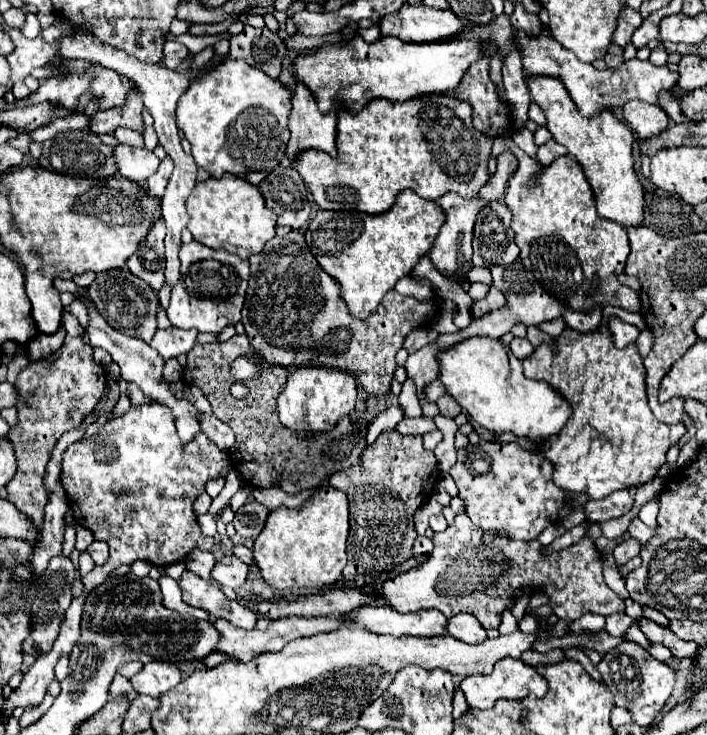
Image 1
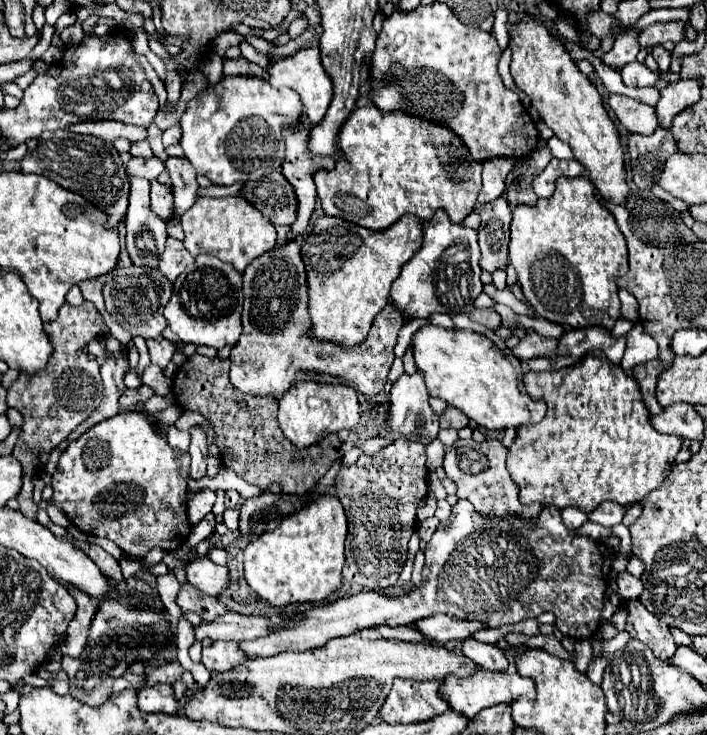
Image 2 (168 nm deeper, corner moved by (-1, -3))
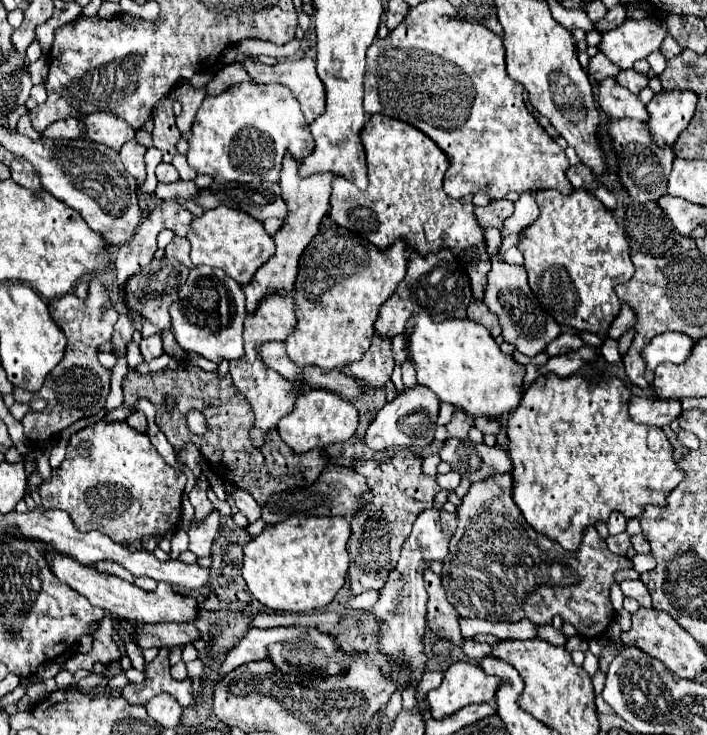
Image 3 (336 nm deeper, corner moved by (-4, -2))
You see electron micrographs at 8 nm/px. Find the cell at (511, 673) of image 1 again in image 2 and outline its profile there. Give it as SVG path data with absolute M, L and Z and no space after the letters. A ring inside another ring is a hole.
M481 670L477 674L473 674L473 678L445 678L441 694L445 694L445 700L449 702L449 706L461 714L465 714L467 718L475 718L481 710L495 706L495 704L511 704L515 702L519 696L529 696L535 698L537 690L535 690L535 682L531 678L523 678L517 672L489 672L489 670Z

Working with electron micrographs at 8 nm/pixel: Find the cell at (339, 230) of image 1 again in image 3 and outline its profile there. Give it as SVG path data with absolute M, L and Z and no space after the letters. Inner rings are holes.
M330 227L320 231L312 245L300 257L300 269L294 285L296 329L286 337L286 353L298 367L318 365L320 369L348 367L360 361L374 337L372 325L380 305L392 295L392 289L406 273L406 245L396 241L390 249L378 251L364 237L344 229Z

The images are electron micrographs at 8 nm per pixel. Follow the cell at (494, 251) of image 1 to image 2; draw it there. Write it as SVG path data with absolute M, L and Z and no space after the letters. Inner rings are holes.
M497 198L489 204L477 208L481 216L479 224L479 246L481 246L481 268L495 272L497 268L505 270L509 266L509 224L511 208L505 198Z

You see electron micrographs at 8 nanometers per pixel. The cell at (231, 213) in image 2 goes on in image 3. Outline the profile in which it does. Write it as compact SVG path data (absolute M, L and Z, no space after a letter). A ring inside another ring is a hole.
M220 205L220 209L210 209L202 217L194 219L188 241L192 243L190 259L194 265L220 267L238 285L248 285L254 279L254 273L274 253L272 237L264 231L260 221L248 217L246 213L236 213L236 209L224 209L224 205Z

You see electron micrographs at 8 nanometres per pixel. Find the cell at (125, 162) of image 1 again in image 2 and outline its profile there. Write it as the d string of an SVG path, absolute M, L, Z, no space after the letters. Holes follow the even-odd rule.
M131 156L127 162L127 174L129 176L139 176L145 180L155 180L163 172L163 162L157 156L151 158L135 158Z

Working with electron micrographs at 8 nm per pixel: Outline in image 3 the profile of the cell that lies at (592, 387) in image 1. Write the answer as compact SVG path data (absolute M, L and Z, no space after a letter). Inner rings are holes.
M542 375L538 381L534 381L526 393L522 395L522 401L518 405L518 409L510 415L508 419L508 439L510 439L510 459L512 459L512 475L514 475L514 483L512 483L512 499L514 503L518 505L518 509L522 511L524 519L542 535L550 537L552 541L560 543L566 551L576 551L578 545L580 545L580 539L586 531L586 527L592 527L596 525L598 521L606 523L610 513L612 511L618 511L622 513L626 519L632 519L632 517L640 517L646 509L646 505L658 505L658 507L666 507L666 497L668 493L678 485L678 481L684 477L684 473L676 467L676 461L672 457L672 445L668 441L668 437L664 435L662 429L656 429L656 427L648 427L648 425L638 425L634 423L630 417L628 417L628 399L632 397L630 389L618 381L618 379L608 379L608 381L588 381L580 375L572 375L572 377L566 377L566 379L560 379L556 375Z

